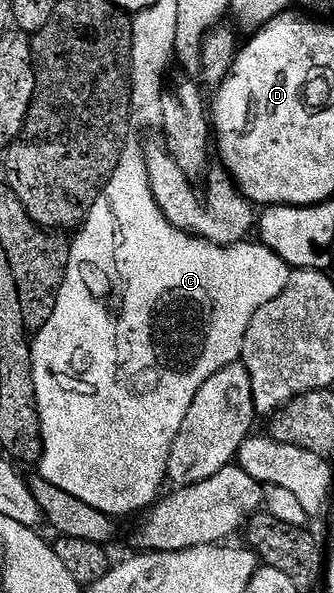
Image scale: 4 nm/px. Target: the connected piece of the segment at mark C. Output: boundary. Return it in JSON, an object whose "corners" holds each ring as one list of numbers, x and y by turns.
{"corners":[[129,145,124,149,115,176,97,197,89,217,78,228,75,237,75,244,72,242,69,247,67,275,63,279,61,293,55,306,50,308,46,316,48,319,44,318,39,330,34,332,31,344,35,403,39,407,43,434,43,458,37,464,37,471,45,481,52,482,65,493,77,497,101,513,112,517,131,515,134,511,143,513,160,498,164,490,162,487,165,487,167,478,169,453,173,449,173,441,177,441,177,433,181,433,181,421,185,421,185,413,189,413,189,405,193,405,193,397,197,397,197,389,201,389,201,385,205,385,213,373,225,369,231,363,240,362,245,333,249,329,249,321,253,321,253,313,257,313,261,305,269,305,273,297,281,297,285,285,289,285,293,269,277,253,263,246,262,242,244,241,231,247,218,247,216,243,188,235,168,221,166,213,159,208,151,192,151,172,142,146]]}

